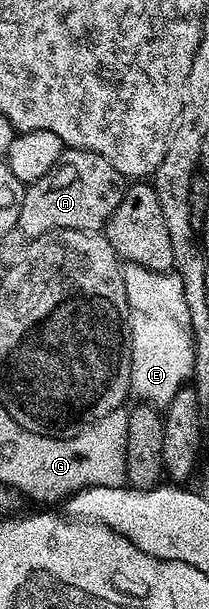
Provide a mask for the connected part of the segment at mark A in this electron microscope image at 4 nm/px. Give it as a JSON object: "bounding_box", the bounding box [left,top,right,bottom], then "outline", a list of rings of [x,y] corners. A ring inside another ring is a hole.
{"bounding_box":[18,148,126,236],"outline":[[[68,148],[58,162],[38,182],[27,185],[22,198],[22,215],[18,218],[19,235],[41,236],[55,228],[100,232],[110,214],[118,210],[126,191],[126,177],[106,158],[93,152]]]}

